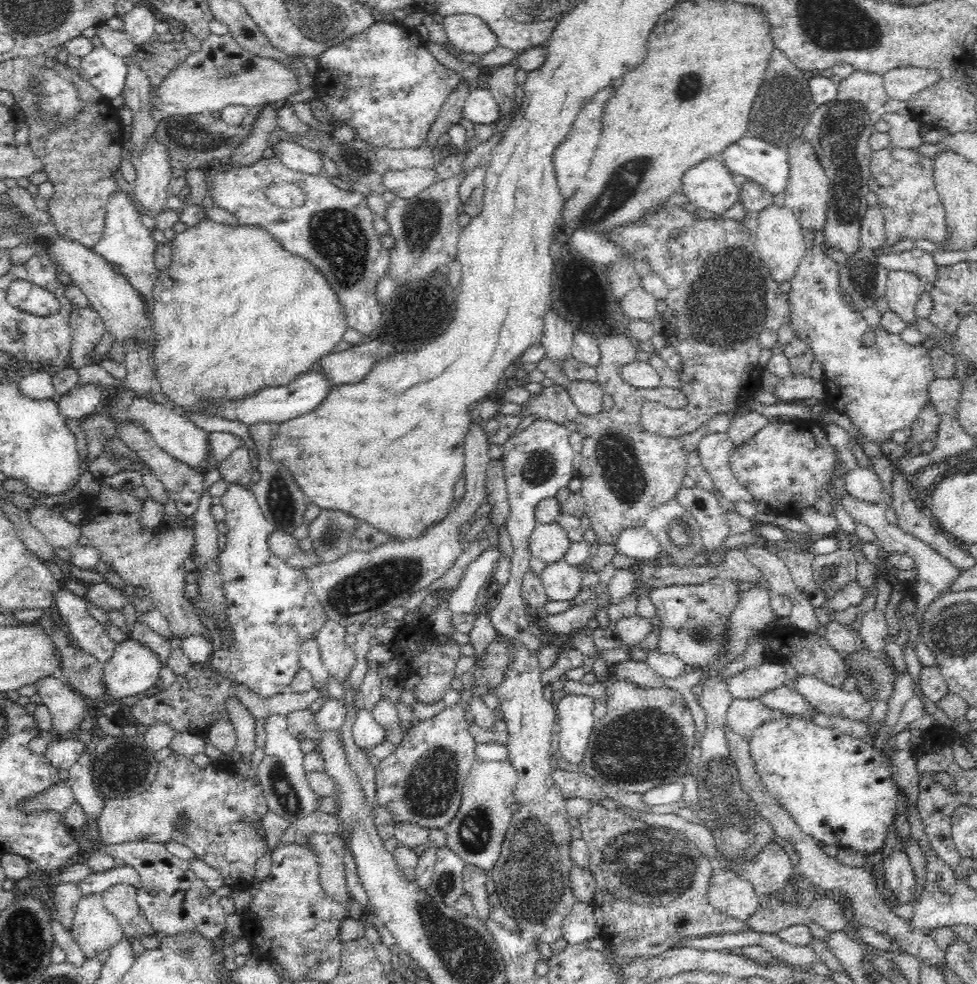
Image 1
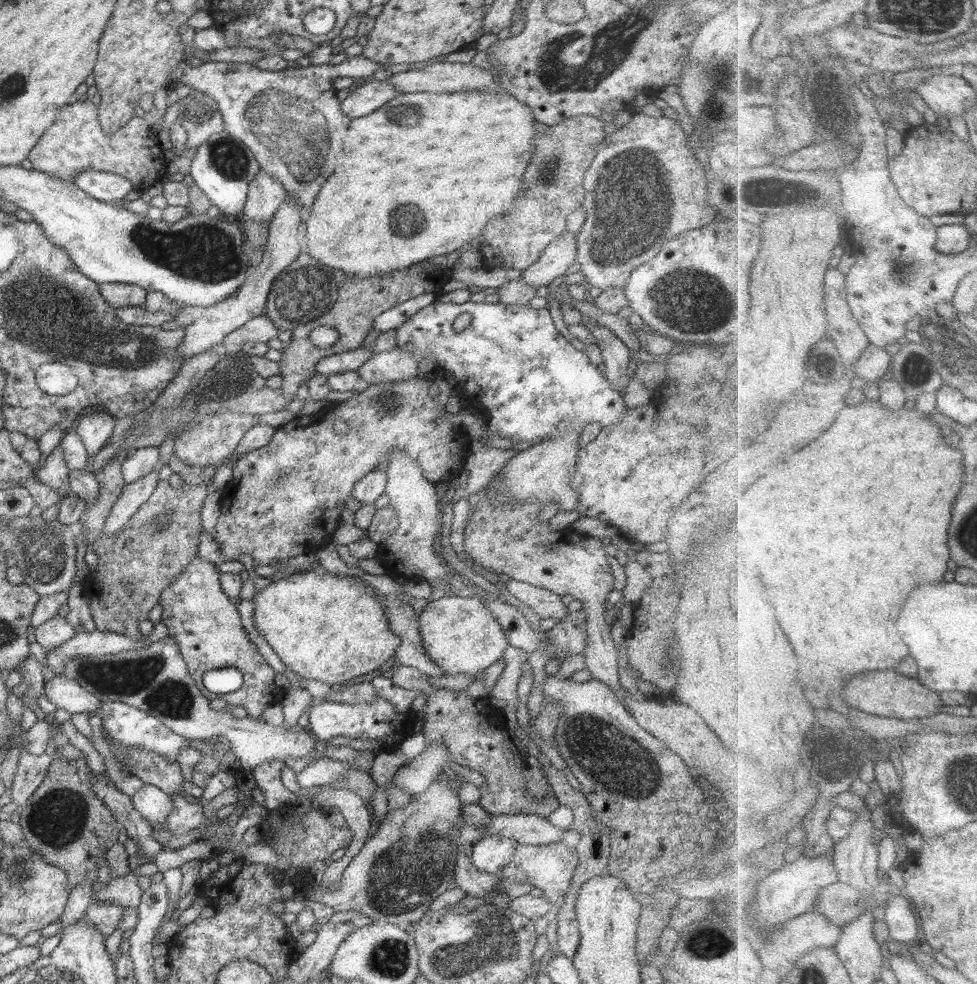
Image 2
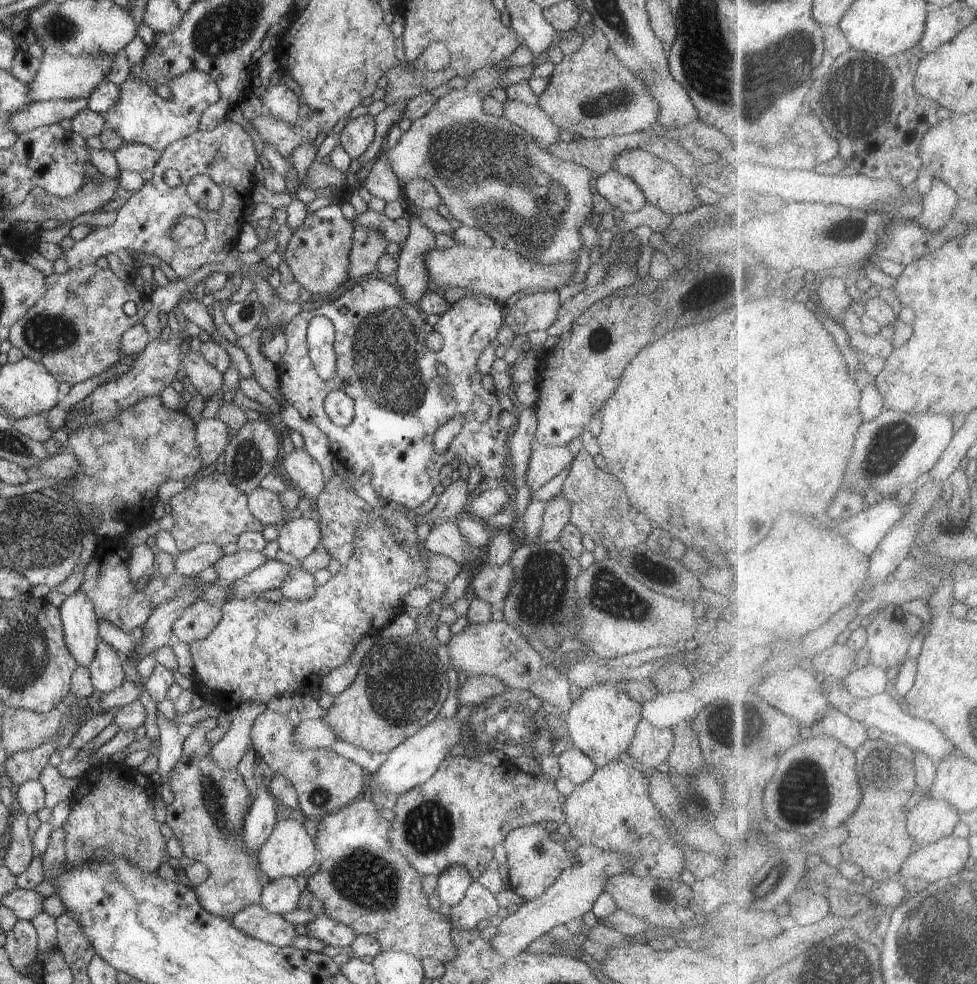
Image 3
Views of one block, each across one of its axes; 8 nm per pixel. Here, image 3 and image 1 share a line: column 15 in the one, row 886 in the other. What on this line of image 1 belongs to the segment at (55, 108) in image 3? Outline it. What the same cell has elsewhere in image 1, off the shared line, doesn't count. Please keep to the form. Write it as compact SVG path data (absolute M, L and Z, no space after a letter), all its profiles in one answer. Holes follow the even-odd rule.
M116 884L102 892L104 907L112 914L123 931L124 938L130 942L157 934L150 928L137 904L137 888L131 884Z

